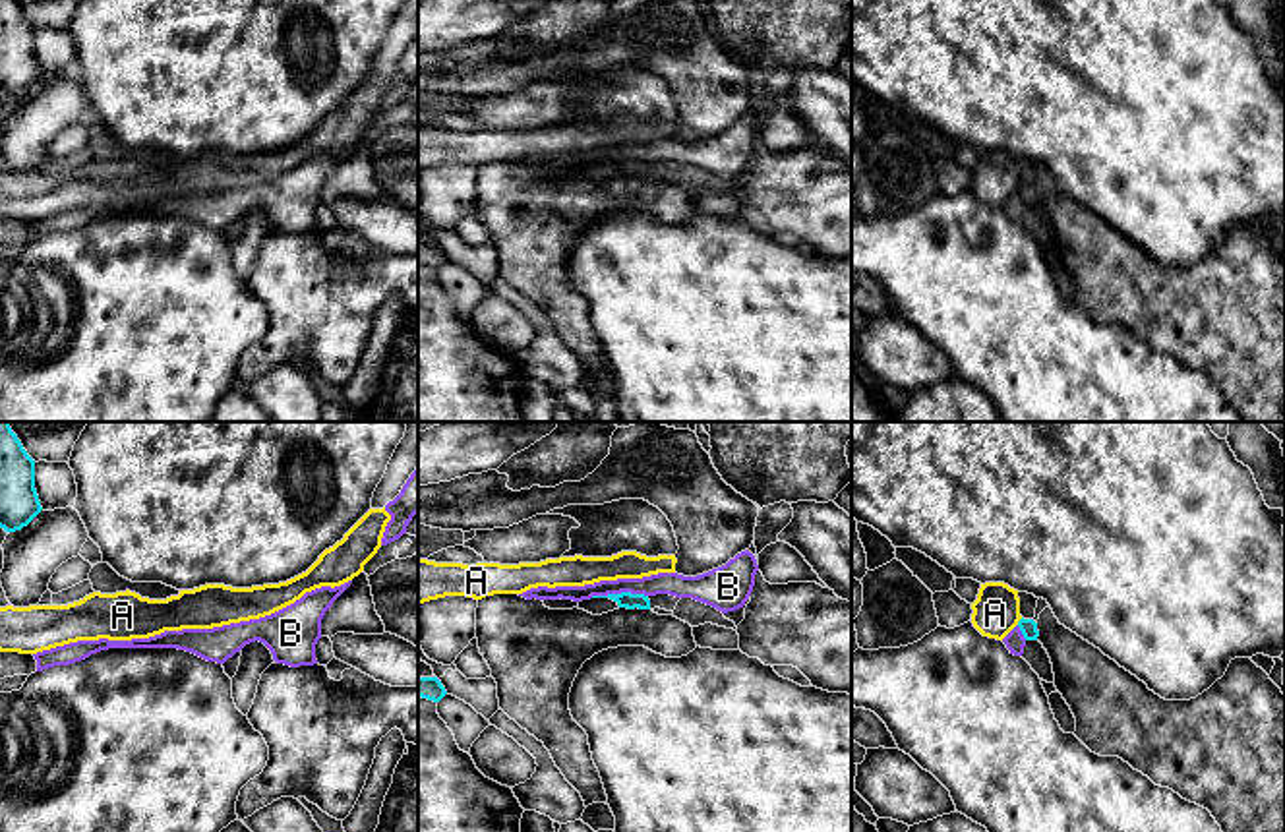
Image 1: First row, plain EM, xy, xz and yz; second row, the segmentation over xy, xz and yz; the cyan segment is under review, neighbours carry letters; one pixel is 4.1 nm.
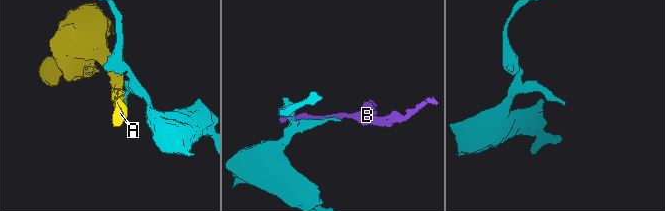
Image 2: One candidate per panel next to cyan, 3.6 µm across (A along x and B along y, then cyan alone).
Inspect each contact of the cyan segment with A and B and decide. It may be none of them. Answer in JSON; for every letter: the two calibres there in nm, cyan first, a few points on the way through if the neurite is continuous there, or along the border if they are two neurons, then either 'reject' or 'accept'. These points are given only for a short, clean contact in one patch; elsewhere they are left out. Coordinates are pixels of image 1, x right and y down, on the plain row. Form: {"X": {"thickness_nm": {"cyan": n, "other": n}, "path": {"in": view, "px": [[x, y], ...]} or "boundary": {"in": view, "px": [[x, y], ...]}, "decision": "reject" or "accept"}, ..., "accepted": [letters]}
{"A": {"thickness_nm": {"cyan": 70, "other": 190}, "decision": "reject"}, "B": {"thickness_nm": {"cyan": 70, "other": 100}, "boundary": {"in": "xz", "px": [[647, 161], [608, 159], [591, 163]]}, "decision": "reject"}, "accepted": []}

